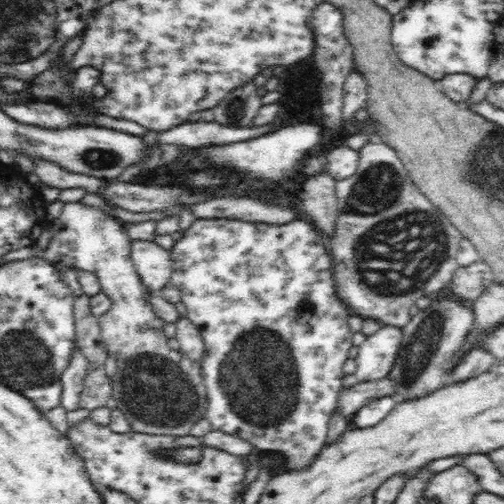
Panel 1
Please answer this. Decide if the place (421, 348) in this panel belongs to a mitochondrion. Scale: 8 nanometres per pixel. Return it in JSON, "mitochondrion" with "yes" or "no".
{"mitochondrion":"yes"}

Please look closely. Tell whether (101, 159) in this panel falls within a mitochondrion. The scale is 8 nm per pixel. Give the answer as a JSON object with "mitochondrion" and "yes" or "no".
{"mitochondrion":"yes"}

